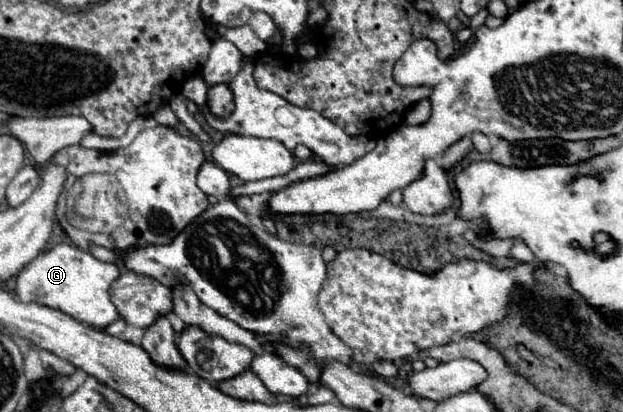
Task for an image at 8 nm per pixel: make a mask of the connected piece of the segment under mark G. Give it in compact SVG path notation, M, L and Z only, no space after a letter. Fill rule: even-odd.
M59 243L53 249L47 249L39 257L35 257L25 269L19 271L17 275L17 295L21 301L27 303L41 303L53 309L59 309L73 319L87 323L97 329L105 329L113 321L119 319L117 307L109 299L109 285L121 275L121 269L115 263L105 263L91 253Z

